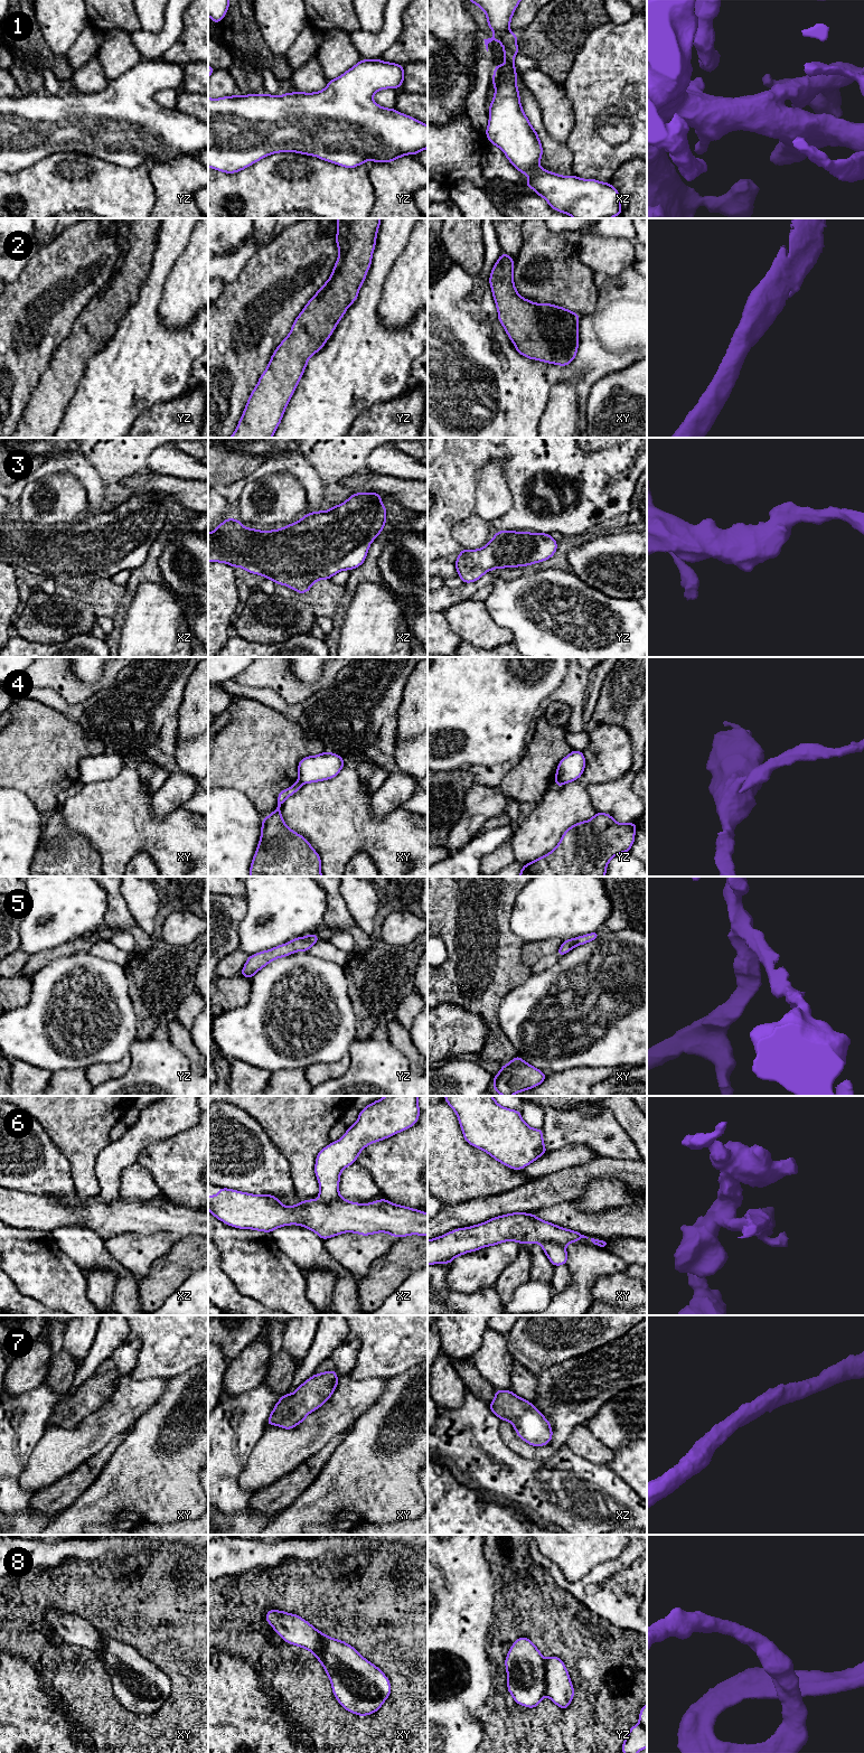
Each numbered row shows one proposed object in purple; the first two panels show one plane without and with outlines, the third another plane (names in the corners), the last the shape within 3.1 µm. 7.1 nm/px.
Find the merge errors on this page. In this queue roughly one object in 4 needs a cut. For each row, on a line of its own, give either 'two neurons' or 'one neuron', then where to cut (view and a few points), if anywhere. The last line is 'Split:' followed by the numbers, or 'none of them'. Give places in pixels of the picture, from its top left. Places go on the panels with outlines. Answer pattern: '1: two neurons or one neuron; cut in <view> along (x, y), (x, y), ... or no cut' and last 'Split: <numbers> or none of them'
1: one neuron; no cut
2: one neuron; no cut
3: one neuron; no cut
4: two neurons; cut in xy along (298, 780), (301, 784)
5: one neuron; no cut
6: two neurons; cut in xy along (540, 1241), (554, 1241), (564, 1247)
7: one neuron; no cut
8: one neuron; no cut
Split: 4, 6

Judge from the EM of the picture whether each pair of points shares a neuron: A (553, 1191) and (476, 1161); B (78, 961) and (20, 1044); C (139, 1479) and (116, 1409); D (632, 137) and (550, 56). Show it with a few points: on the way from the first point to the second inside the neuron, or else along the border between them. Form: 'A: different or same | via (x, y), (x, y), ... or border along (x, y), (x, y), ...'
A: different | border along (531, 1179), (504, 1192)
B: same | via (71, 982), (45, 1011), (41, 1023)
C: different | border along (146, 1411), (129, 1431)
D: different | border along (580, 50), (563, 84)

